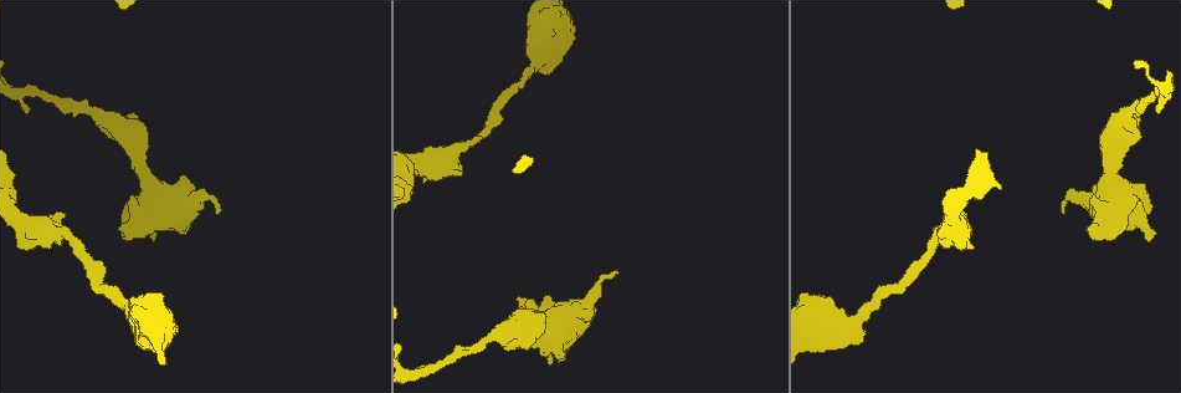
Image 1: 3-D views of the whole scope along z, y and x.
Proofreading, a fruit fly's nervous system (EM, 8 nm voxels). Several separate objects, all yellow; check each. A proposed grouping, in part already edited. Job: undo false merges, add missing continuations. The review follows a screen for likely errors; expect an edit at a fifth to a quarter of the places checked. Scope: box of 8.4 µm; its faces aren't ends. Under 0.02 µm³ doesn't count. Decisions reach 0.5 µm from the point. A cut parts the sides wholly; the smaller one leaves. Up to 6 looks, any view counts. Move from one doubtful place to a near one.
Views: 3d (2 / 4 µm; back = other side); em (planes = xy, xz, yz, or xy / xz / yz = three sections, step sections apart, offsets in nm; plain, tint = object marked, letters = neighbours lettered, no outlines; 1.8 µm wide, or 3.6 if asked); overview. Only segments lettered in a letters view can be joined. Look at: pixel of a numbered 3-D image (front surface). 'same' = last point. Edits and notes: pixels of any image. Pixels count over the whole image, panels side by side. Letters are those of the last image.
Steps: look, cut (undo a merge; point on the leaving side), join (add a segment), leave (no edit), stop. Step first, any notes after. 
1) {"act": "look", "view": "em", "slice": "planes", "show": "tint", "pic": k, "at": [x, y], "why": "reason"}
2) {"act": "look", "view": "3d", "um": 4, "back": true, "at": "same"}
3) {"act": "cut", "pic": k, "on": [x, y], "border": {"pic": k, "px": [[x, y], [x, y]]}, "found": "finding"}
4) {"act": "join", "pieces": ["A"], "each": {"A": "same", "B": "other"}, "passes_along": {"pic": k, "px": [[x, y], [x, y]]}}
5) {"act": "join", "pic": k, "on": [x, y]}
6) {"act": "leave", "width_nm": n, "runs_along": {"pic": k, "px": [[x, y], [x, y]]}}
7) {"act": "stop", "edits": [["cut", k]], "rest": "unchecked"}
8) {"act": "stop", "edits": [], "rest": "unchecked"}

{"act": "look", "view": "3d", "um": 4, "pic": 1, "at": [934, 233], "why": "thick turns thin"}

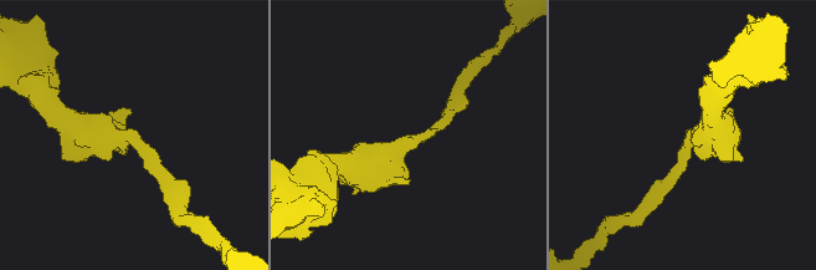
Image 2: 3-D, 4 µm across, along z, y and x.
{"act": "look", "view": "em", "slice": "xz", "step": 16, "show": "letters", "pic": 2, "at": [132, 136], "why": "now the EM"}

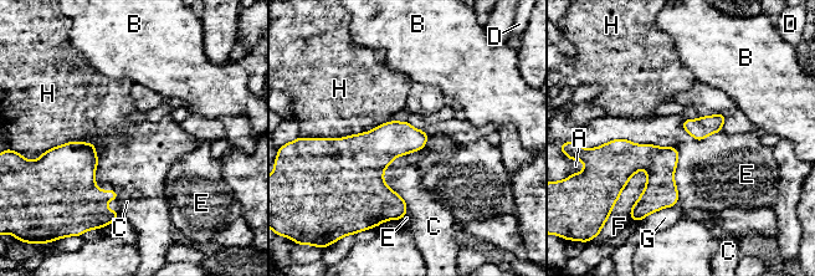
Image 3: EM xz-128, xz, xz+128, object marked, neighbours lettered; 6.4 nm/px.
{"act": "leave", "width_nm": 120, "each": {"A": "other", "B": "other", "C": "other", "D": "other", "E": "other", "F": "other", "G": "other", "H": "other"}, "border": {"pic": 3, "px": [[618, 138], [671, 146], [678, 154]]}, "found": "all the same cell"}

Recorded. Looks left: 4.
{"act": "look", "view": "em", "slice": "planes", "show": "plain", "pic": 1, "at": [28, 113], "why": "thin end"}

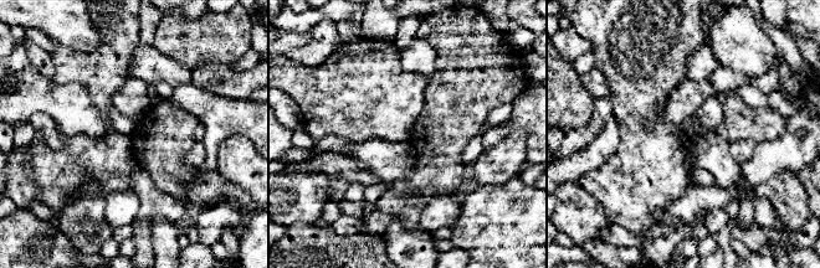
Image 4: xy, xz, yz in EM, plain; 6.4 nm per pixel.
{"act": "look", "view": "em", "slice": "planes", "show": "letters", "at": "same", "why": "what lies round it"}

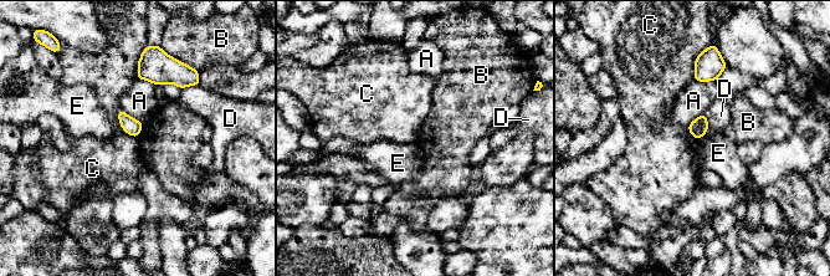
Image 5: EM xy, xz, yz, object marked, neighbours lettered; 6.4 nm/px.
{"act": "leave", "each": {"A": "other", "B": "other", "C": "other", "D": "other", "E": "other"}, "border": {"pic": 5, "px": [[119, 107], [119, 126], [137, 138]]}, "found": "none of them fits"}

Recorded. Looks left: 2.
{"act": "stop", "edits": [], "rest": "unchecked"}

